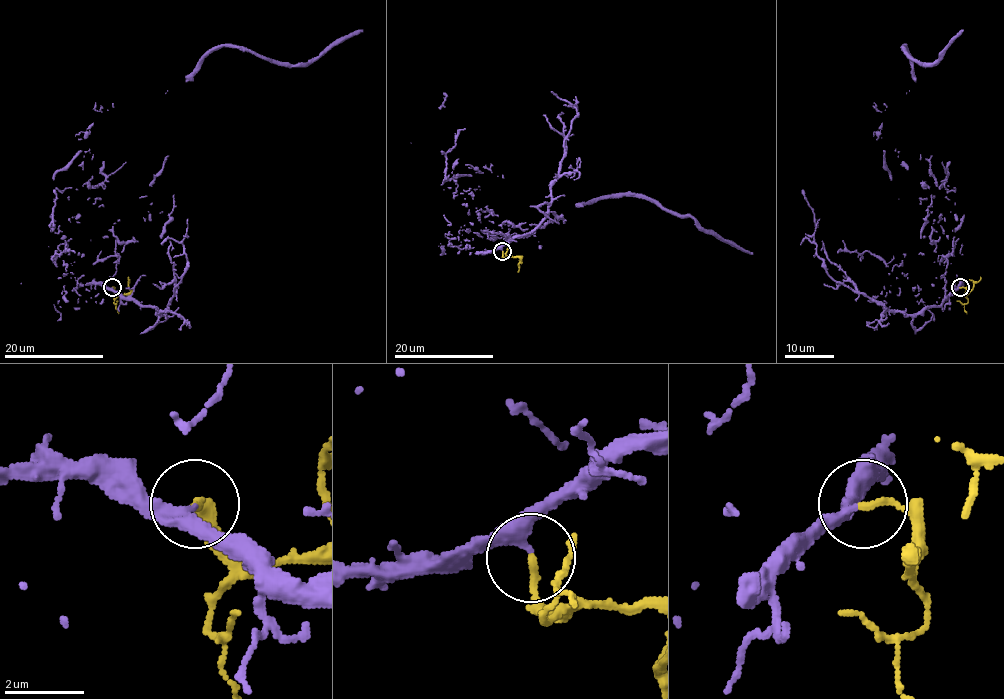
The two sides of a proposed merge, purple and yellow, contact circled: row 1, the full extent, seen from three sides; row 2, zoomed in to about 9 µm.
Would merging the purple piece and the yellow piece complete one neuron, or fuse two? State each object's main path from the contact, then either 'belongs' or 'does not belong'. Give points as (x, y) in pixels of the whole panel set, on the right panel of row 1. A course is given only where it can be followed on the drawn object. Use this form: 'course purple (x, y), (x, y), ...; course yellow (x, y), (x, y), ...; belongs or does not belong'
course purple (959, 287), (941, 278), (946, 259), (935, 252), (955, 202), (930, 168), (904, 46), (932, 65), (961, 29); course yellow (960, 287), (966, 290), (966, 295), (980, 276); belongs

